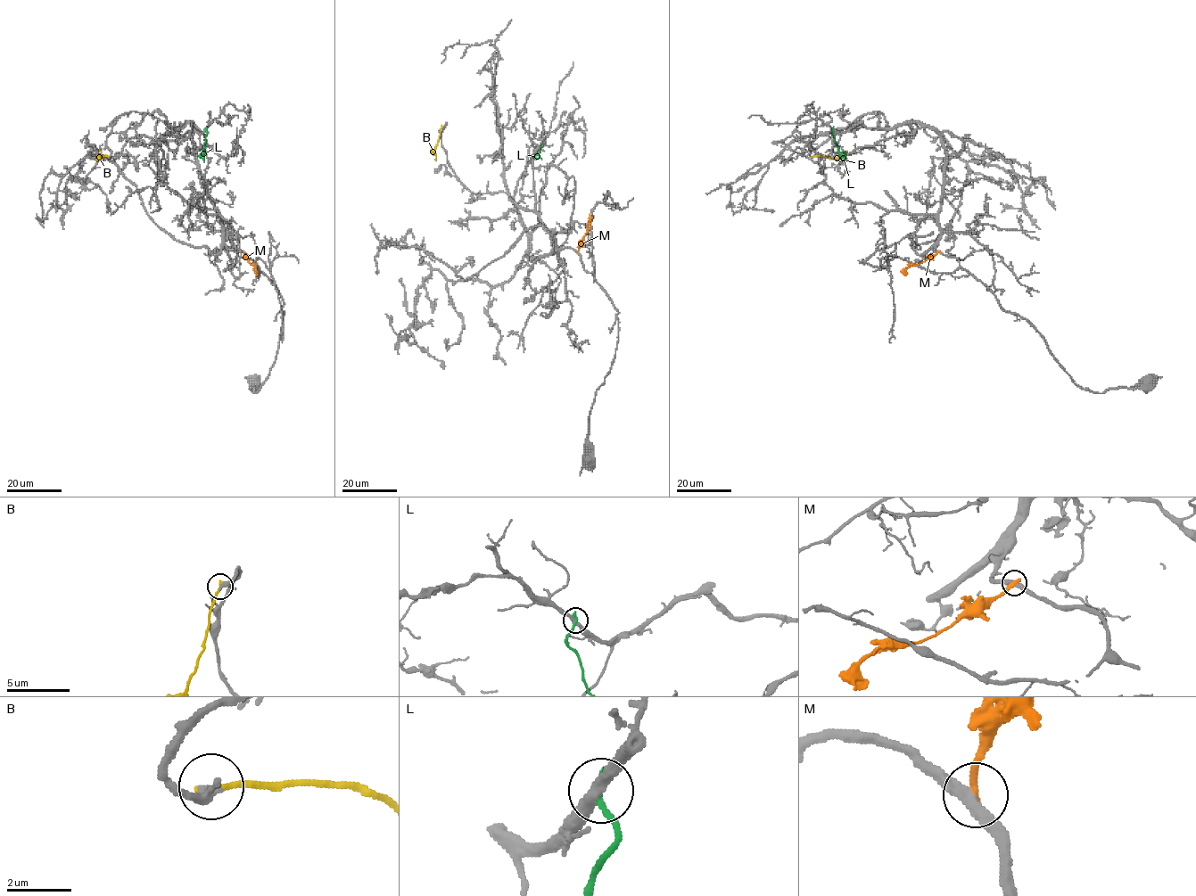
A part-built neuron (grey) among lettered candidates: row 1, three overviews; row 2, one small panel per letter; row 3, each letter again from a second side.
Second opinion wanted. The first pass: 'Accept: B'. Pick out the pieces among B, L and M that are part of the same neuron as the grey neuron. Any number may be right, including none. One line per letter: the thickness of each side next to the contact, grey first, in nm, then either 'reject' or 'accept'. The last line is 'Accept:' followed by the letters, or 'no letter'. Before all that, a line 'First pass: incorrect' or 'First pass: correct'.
First pass: correct
B: 240 nm thick on the grey side, 160 nm on the other; accept
L: 340 nm thick on the grey side, 260 nm on the other; reject
M: 360 nm thick on the grey side, 280 nm on the other; reject
Accept: B

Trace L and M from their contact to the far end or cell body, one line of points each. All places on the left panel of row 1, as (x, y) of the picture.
L: (206, 128), (203, 158), (201, 156)
M: (243, 251), (257, 275)

